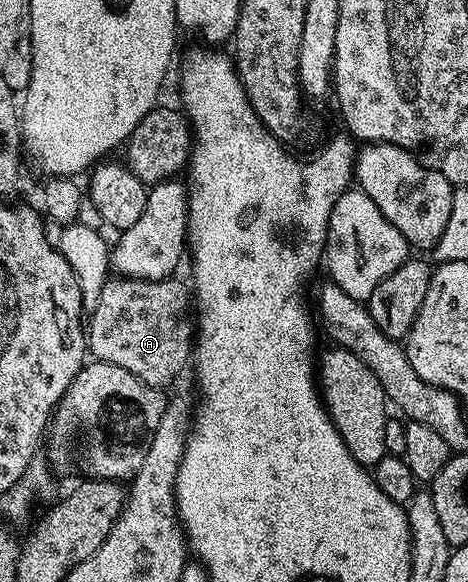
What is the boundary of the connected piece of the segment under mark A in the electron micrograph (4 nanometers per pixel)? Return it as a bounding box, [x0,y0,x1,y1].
[87,276,195,390]

